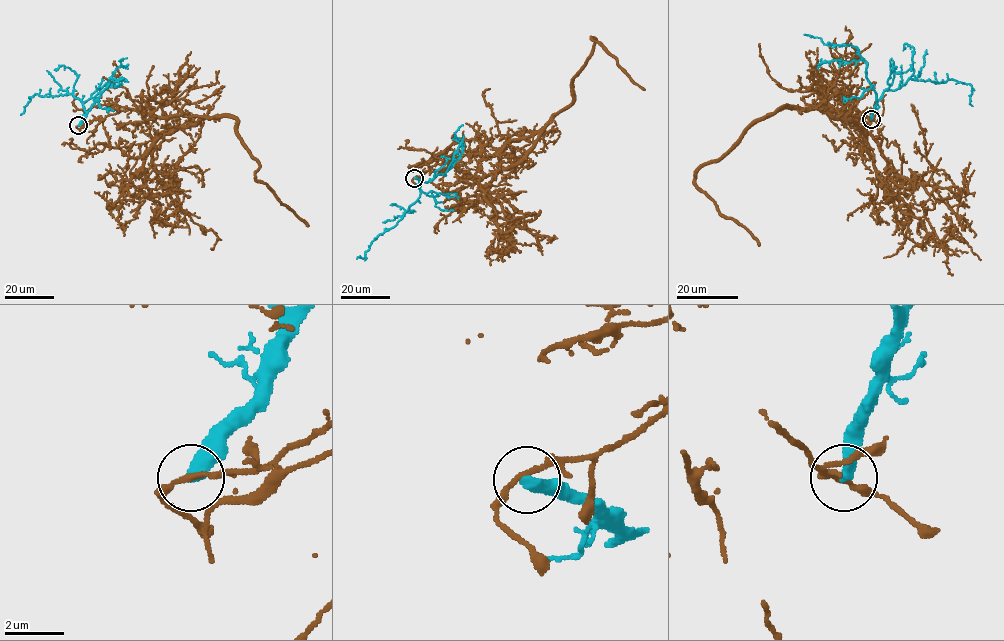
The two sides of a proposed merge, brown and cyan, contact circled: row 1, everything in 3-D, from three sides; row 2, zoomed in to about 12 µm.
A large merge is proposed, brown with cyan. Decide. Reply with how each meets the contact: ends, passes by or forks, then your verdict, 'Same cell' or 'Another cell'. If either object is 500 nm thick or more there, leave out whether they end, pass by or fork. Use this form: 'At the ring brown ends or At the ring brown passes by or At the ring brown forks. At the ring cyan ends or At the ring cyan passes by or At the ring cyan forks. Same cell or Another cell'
At the ring brown passes by. At the ring cyan ends. Another cell

